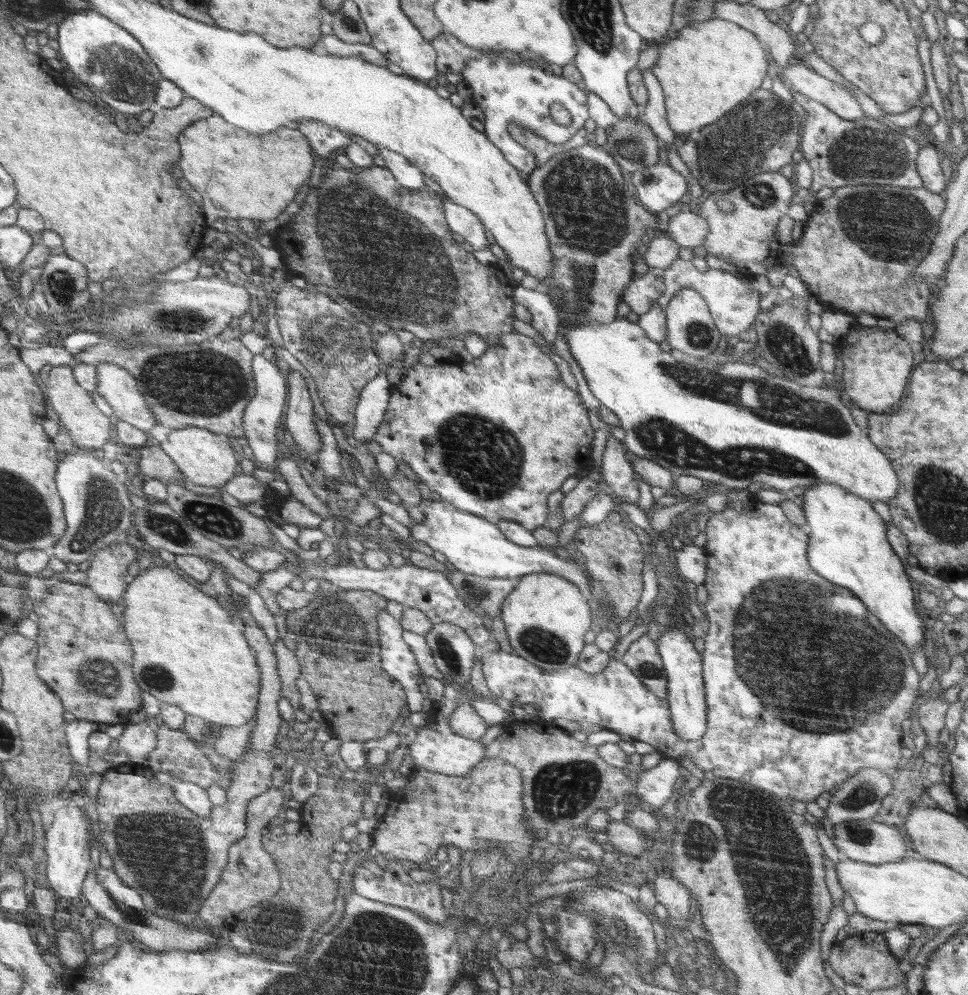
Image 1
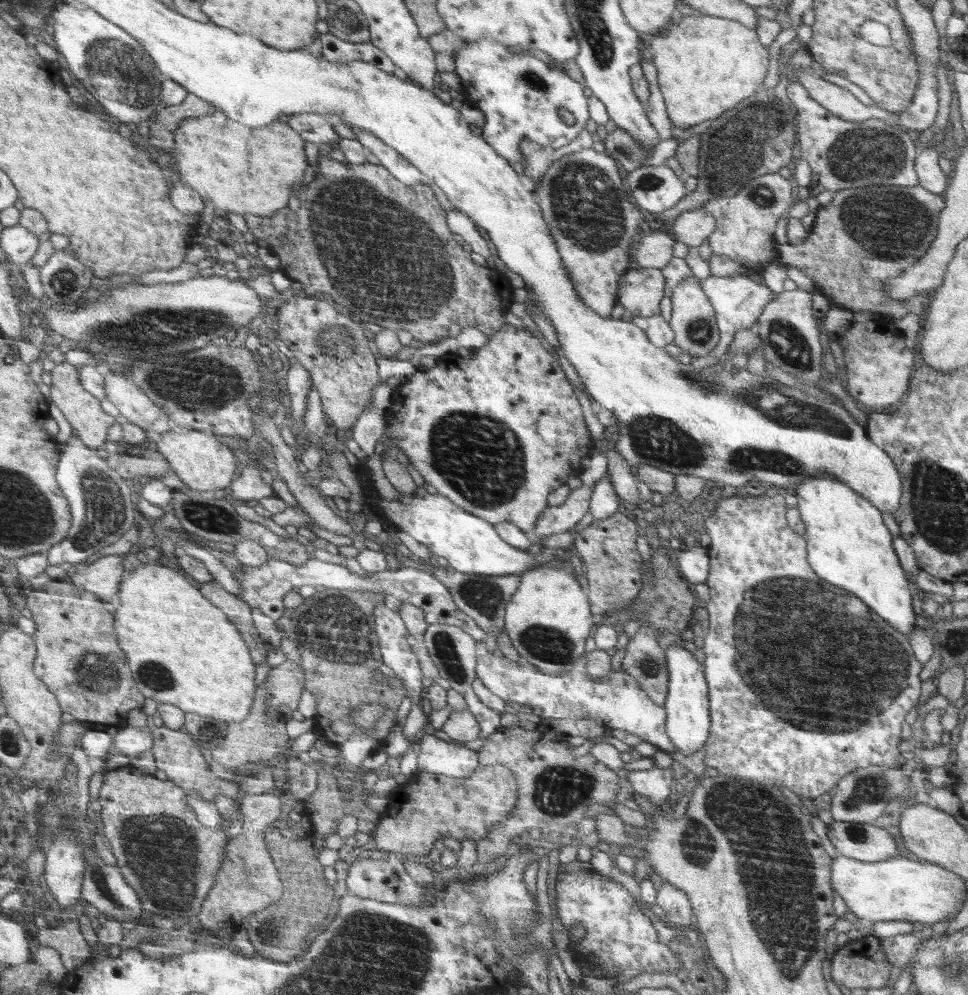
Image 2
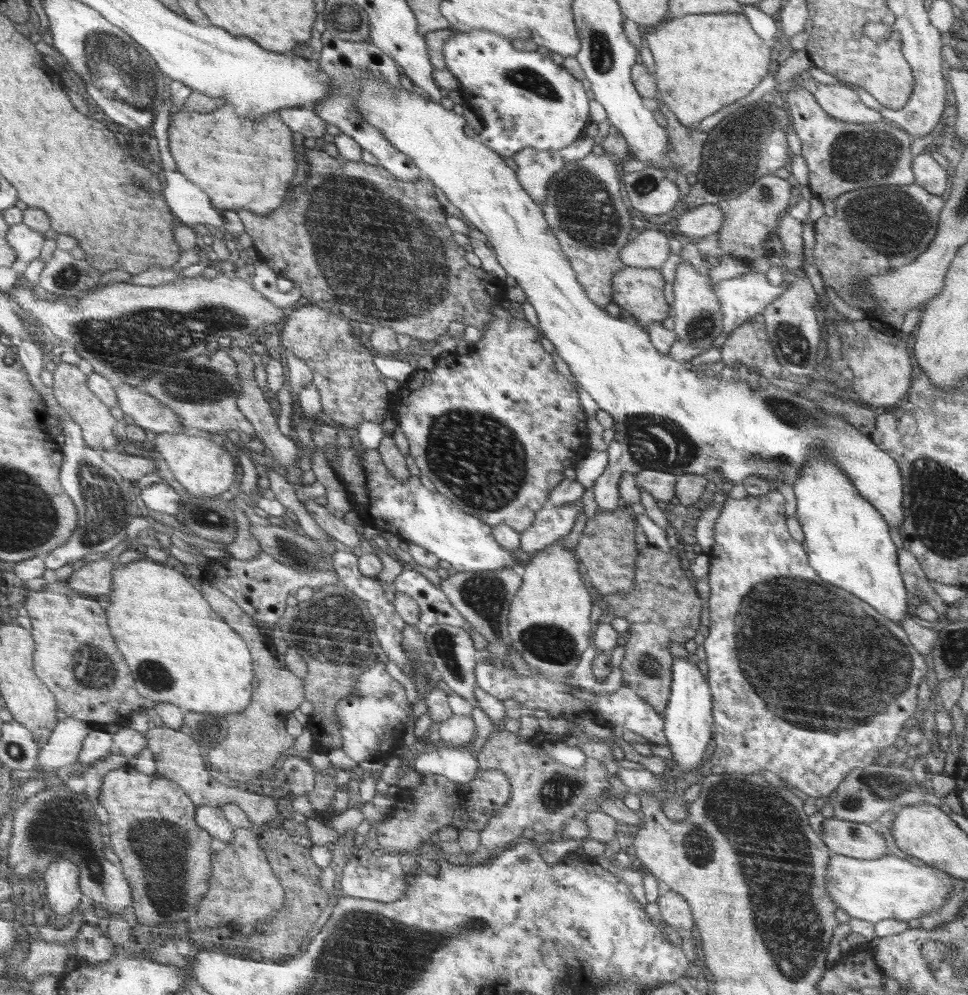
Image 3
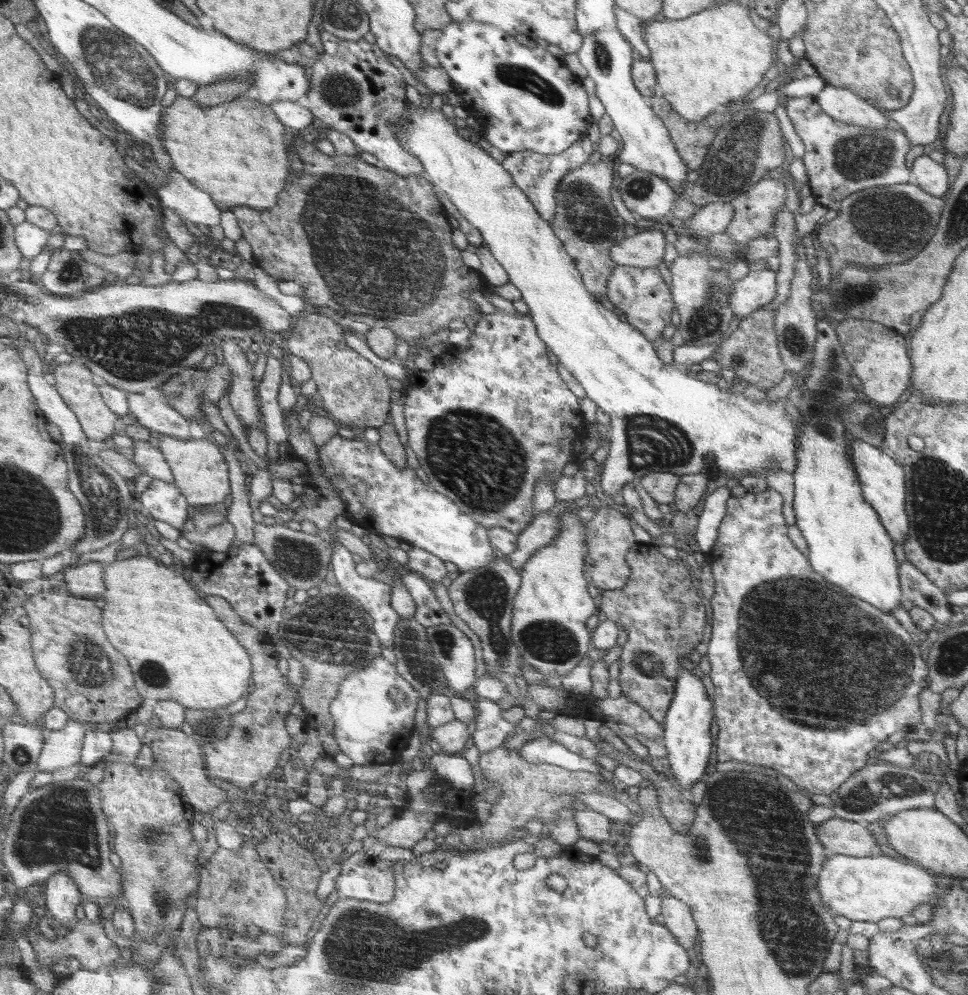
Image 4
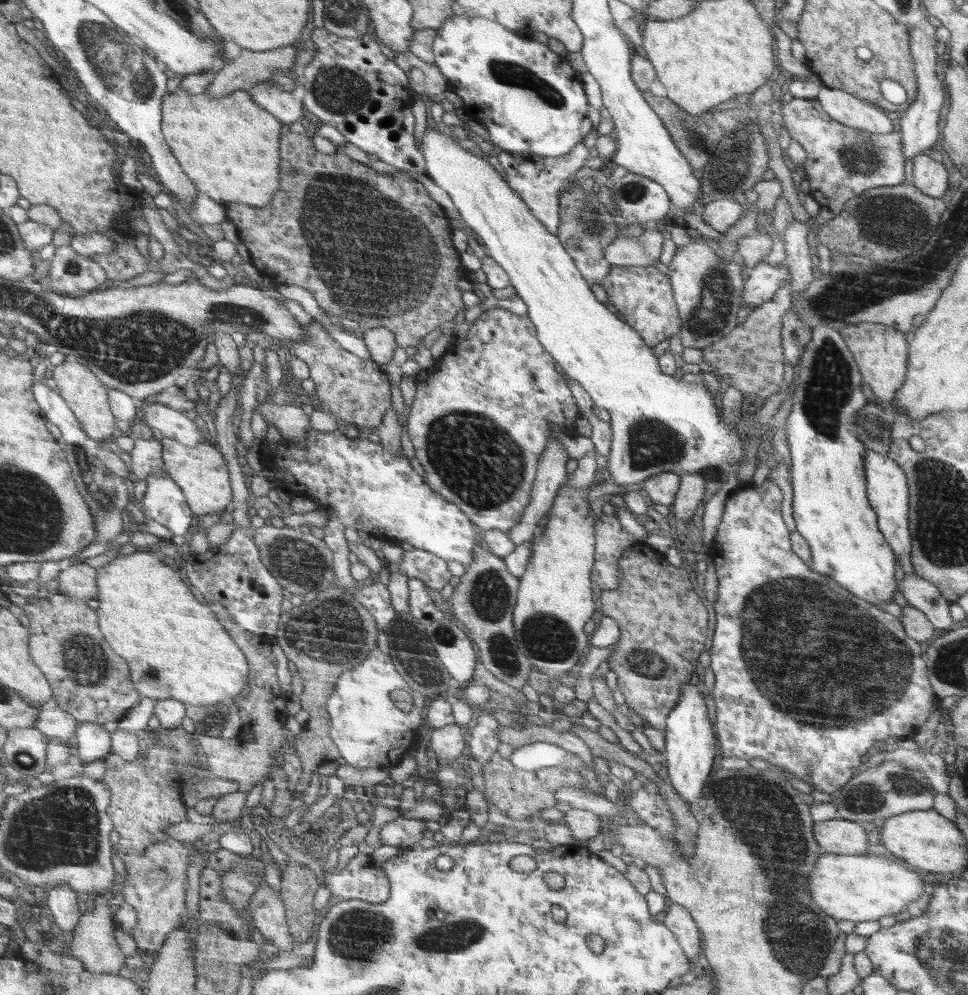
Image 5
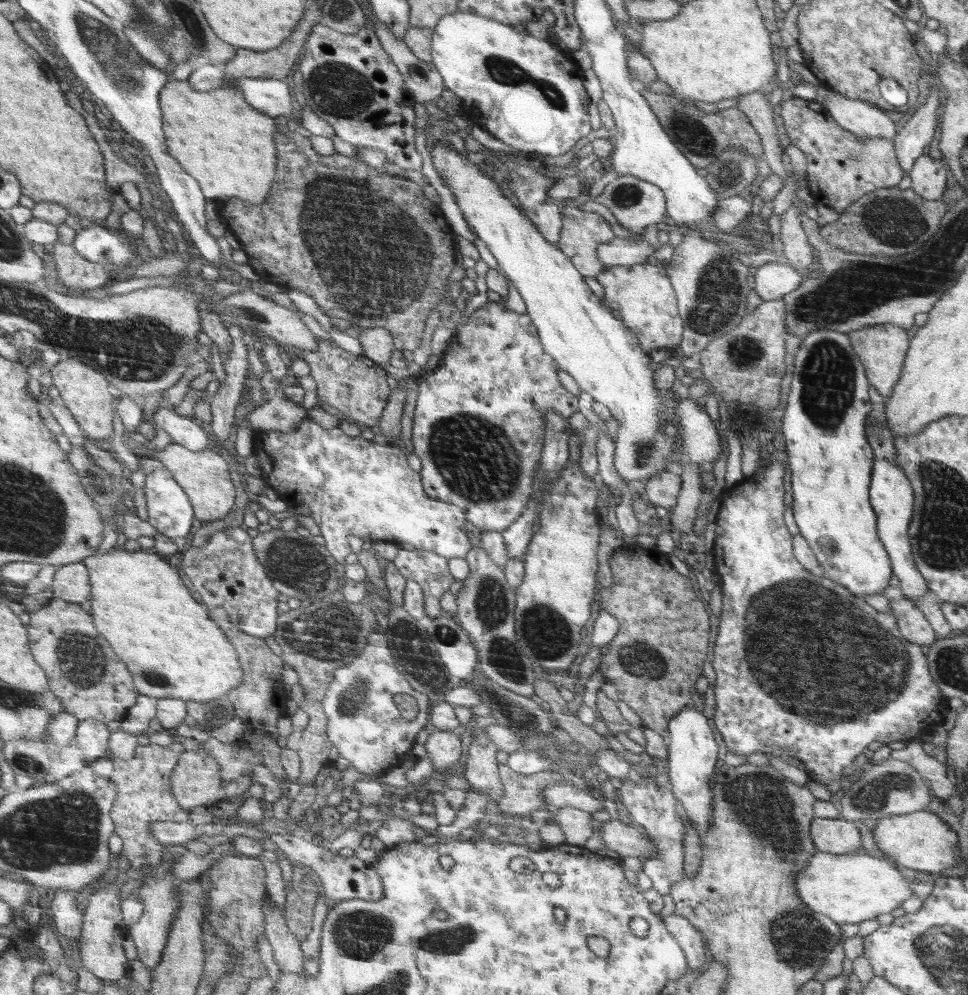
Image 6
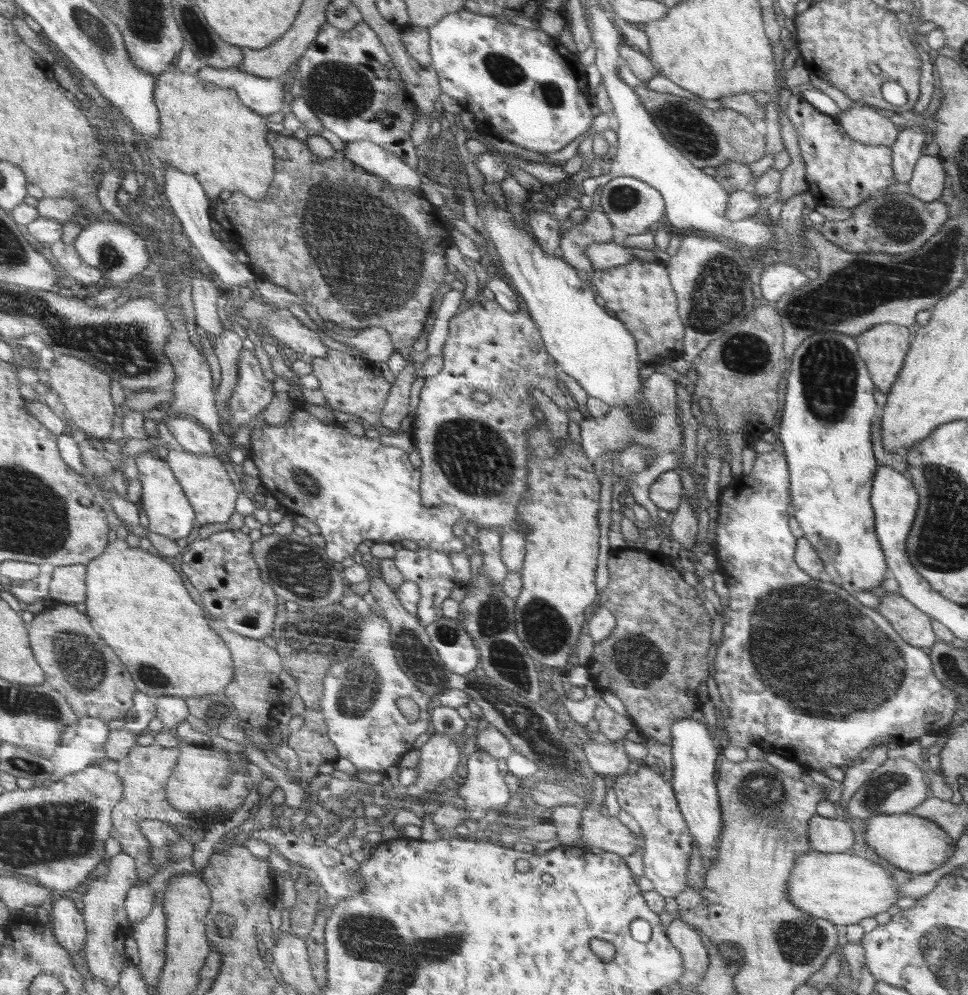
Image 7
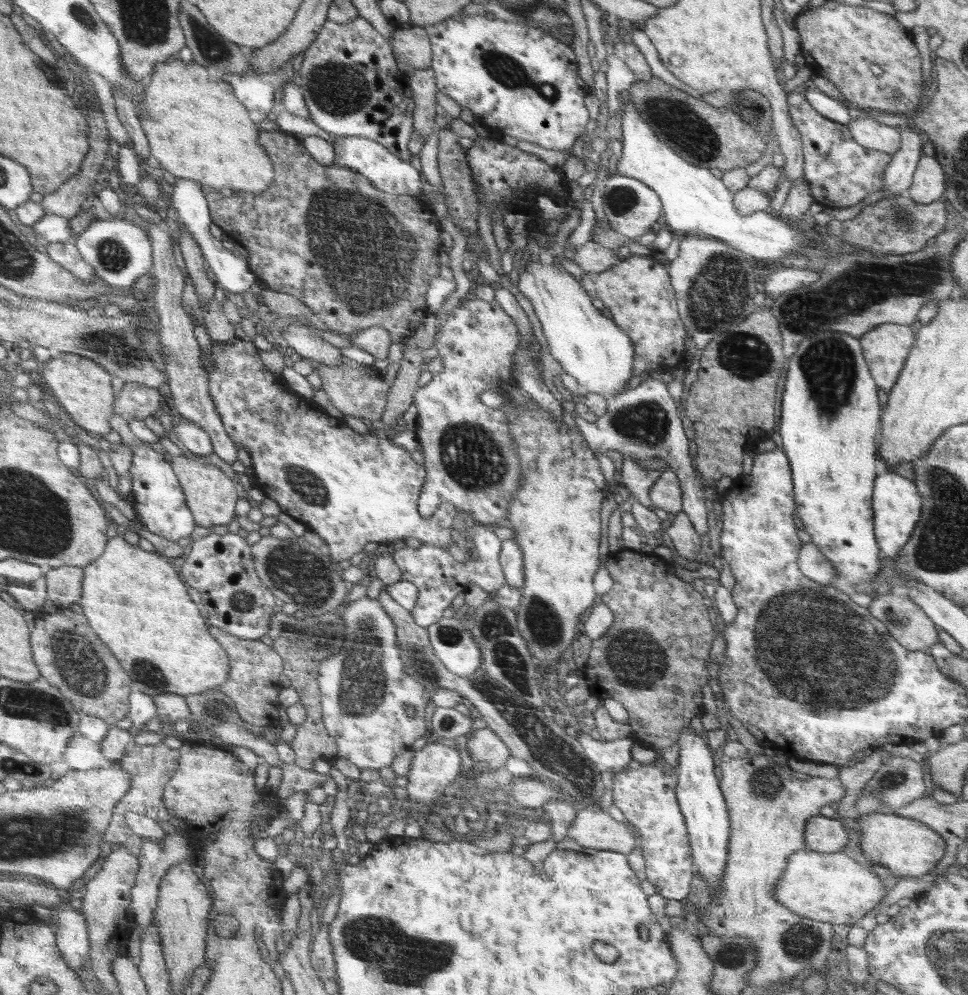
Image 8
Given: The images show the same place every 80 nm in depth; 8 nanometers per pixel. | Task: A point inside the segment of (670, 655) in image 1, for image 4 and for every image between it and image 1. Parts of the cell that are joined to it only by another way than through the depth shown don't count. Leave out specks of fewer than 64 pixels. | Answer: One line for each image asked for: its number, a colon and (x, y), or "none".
2: (687, 723)
3: (688, 716)
4: (686, 737)

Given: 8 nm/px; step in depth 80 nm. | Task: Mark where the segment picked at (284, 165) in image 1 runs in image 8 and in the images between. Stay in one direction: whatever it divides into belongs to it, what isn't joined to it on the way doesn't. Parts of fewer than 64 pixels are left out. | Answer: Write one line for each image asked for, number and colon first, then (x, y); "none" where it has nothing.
2: (237, 169)
3: (242, 163)
4: (240, 160)
5: (236, 141)
6: (229, 150)
7: (233, 154)
8: (196, 127)

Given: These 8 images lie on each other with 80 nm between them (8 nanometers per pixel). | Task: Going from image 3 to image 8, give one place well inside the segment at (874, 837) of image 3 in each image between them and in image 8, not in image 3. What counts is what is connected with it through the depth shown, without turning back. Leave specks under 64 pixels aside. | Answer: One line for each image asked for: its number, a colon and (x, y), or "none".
4: (842, 837)
5: (835, 836)
6: (834, 836)
7: (826, 835)
8: (822, 834)

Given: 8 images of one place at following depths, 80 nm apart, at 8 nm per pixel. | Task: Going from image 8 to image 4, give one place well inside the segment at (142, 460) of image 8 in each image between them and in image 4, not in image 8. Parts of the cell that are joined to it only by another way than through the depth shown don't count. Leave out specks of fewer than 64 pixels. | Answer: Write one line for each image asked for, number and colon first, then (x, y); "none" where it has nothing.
4: (162, 501)
5: (164, 502)
6: (169, 511)
7: (167, 508)

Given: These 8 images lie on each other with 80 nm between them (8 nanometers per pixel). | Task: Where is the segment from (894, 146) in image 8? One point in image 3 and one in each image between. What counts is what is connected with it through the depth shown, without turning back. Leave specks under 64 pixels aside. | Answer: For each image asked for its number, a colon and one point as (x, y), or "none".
3: (842, 102)
4: (839, 102)
5: (846, 108)
6: (865, 119)
7: (862, 122)

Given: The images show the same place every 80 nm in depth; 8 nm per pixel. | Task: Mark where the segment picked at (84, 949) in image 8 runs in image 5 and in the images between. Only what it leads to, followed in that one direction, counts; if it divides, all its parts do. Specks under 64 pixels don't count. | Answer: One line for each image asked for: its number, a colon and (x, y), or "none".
5: (63, 901)
6: (67, 918)
7: (68, 923)

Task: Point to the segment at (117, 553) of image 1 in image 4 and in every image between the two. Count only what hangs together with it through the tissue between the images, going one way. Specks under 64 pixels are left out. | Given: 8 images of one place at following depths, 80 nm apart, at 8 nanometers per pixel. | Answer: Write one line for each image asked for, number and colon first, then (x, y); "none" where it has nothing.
2: (102, 577)
3: (95, 579)
4: (87, 580)

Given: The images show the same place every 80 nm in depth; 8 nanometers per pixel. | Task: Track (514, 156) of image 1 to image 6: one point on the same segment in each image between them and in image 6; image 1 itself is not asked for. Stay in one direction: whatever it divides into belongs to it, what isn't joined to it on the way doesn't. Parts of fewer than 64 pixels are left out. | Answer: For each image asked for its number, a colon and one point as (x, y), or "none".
2: (519, 94)
3: (525, 100)
4: (523, 98)
5: (529, 98)
6: (528, 94)

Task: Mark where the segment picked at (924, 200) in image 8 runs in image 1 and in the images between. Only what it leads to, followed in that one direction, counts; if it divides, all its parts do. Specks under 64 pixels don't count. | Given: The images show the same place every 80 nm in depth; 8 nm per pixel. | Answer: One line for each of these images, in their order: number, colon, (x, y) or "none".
1: (928, 160)
2: (930, 175)
3: (932, 177)
4: (931, 176)
5: (930, 176)
6: (928, 175)
7: (928, 180)

